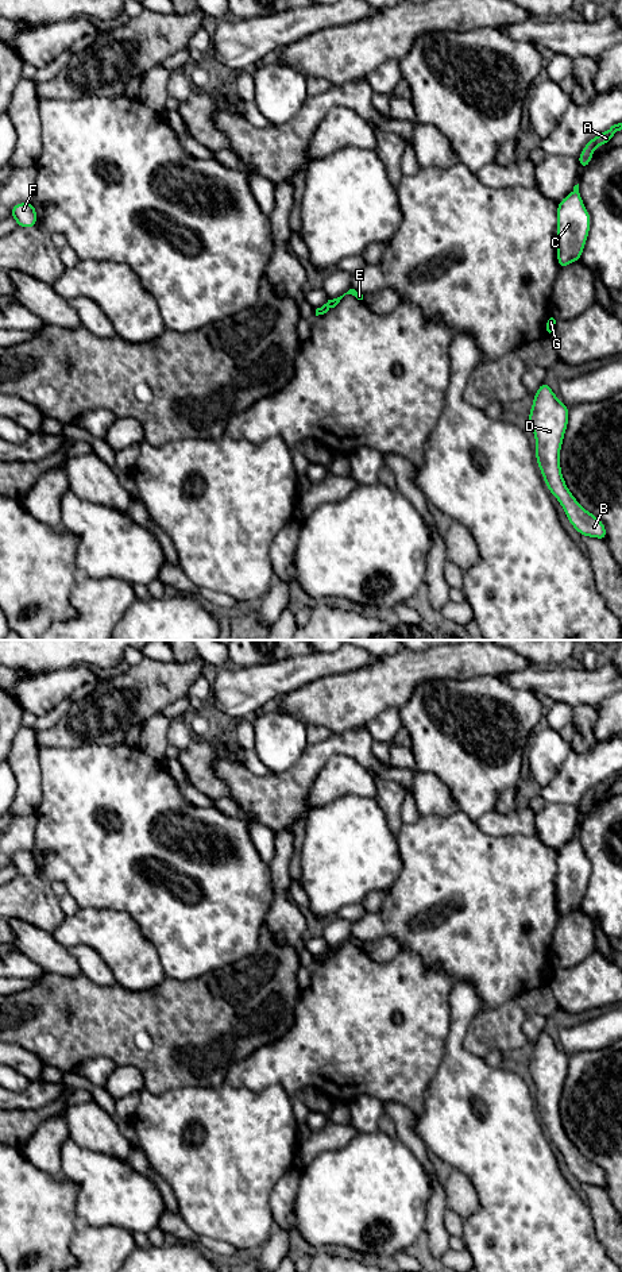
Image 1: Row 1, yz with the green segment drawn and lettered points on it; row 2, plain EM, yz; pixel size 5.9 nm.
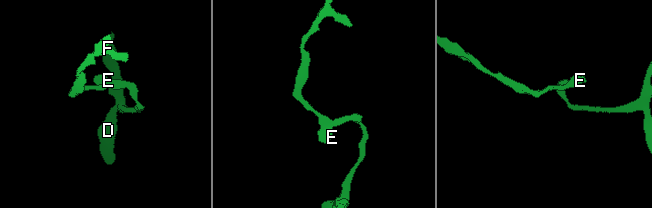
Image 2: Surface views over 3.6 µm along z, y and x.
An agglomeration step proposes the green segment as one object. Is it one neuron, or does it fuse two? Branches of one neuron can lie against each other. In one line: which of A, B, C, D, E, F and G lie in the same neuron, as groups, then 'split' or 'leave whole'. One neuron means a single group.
groups A B C D G / E F; split

